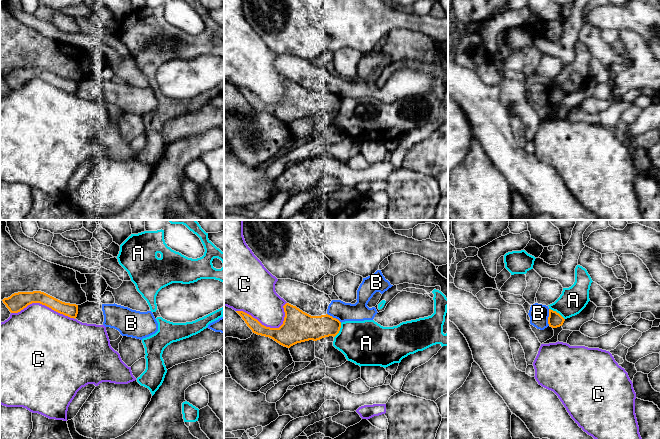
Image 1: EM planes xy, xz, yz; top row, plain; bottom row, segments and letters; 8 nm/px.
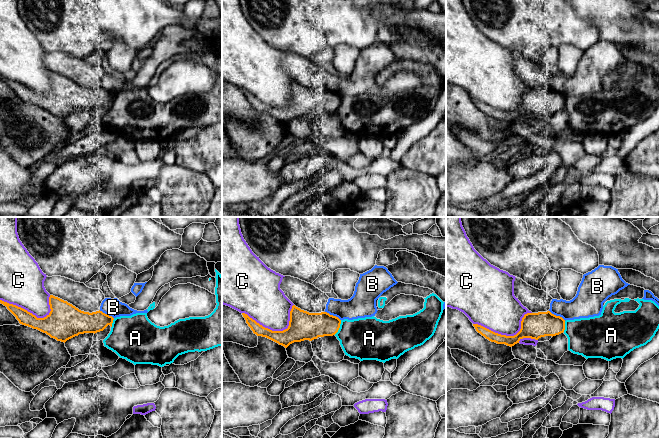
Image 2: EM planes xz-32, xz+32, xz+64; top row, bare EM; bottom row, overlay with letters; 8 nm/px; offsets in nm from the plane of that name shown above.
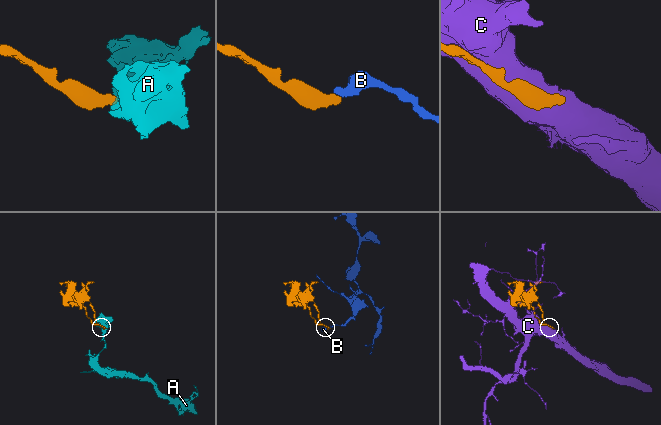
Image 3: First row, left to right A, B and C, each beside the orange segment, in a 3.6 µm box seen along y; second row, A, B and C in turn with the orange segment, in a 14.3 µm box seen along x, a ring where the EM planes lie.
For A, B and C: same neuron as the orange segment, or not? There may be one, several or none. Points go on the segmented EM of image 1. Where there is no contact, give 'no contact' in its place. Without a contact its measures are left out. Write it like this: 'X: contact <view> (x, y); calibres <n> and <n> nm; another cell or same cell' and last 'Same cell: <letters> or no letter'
A: contact yz (556, 312); calibres 120 and 220 nm; another cell
B: contact yz (548, 317); calibres 120 and 160 nm; another cell
C: contact xz (269, 327); calibres 260 and 300 nm; another cell
Same cell: no letter

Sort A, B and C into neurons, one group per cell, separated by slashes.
A / B / C

